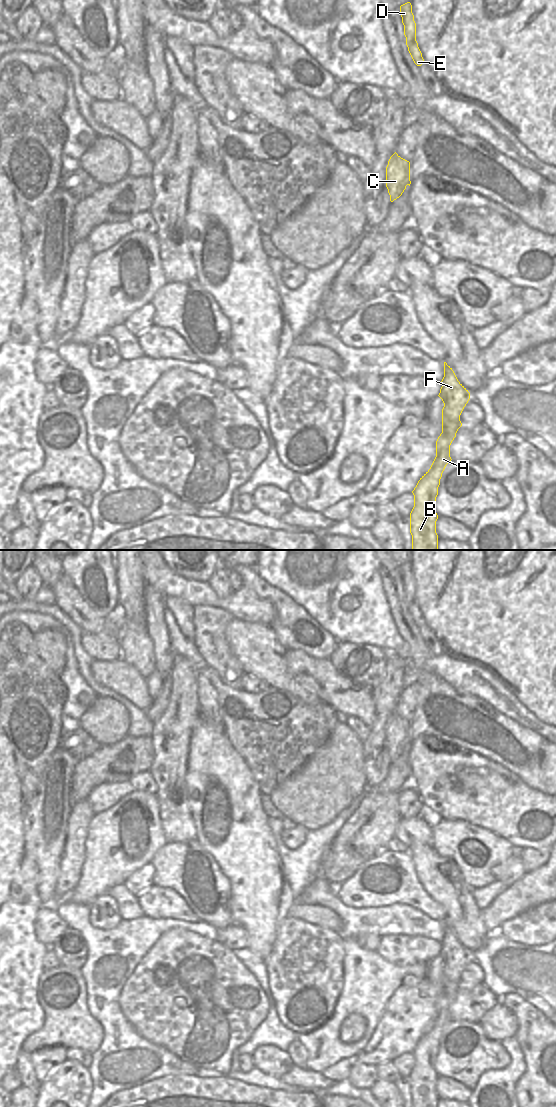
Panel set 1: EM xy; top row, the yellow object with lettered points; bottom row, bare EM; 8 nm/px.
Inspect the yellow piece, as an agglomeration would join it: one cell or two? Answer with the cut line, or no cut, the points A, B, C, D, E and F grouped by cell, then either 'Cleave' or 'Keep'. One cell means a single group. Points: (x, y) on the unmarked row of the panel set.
No split. Groups: A B C D E F. Keep

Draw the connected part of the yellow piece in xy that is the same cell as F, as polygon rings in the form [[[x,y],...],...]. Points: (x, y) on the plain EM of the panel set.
[[[444,922],[444,937],[440,942],[439,957],[444,963],[442,969],[442,993],[436,1001],[436,1017],[430,1029],[420,1038],[412,1051],[414,1055],[414,1067],[410,1073],[410,1093],[412,1095],[412,1107],[438,1107],[438,1095],[436,1093],[436,1081],[438,1075],[434,1069],[440,1039],[446,1025],[452,1020],[450,1017],[450,1005],[458,989],[462,986],[460,975],[470,959],[468,950],[458,941],[454,931]]]

